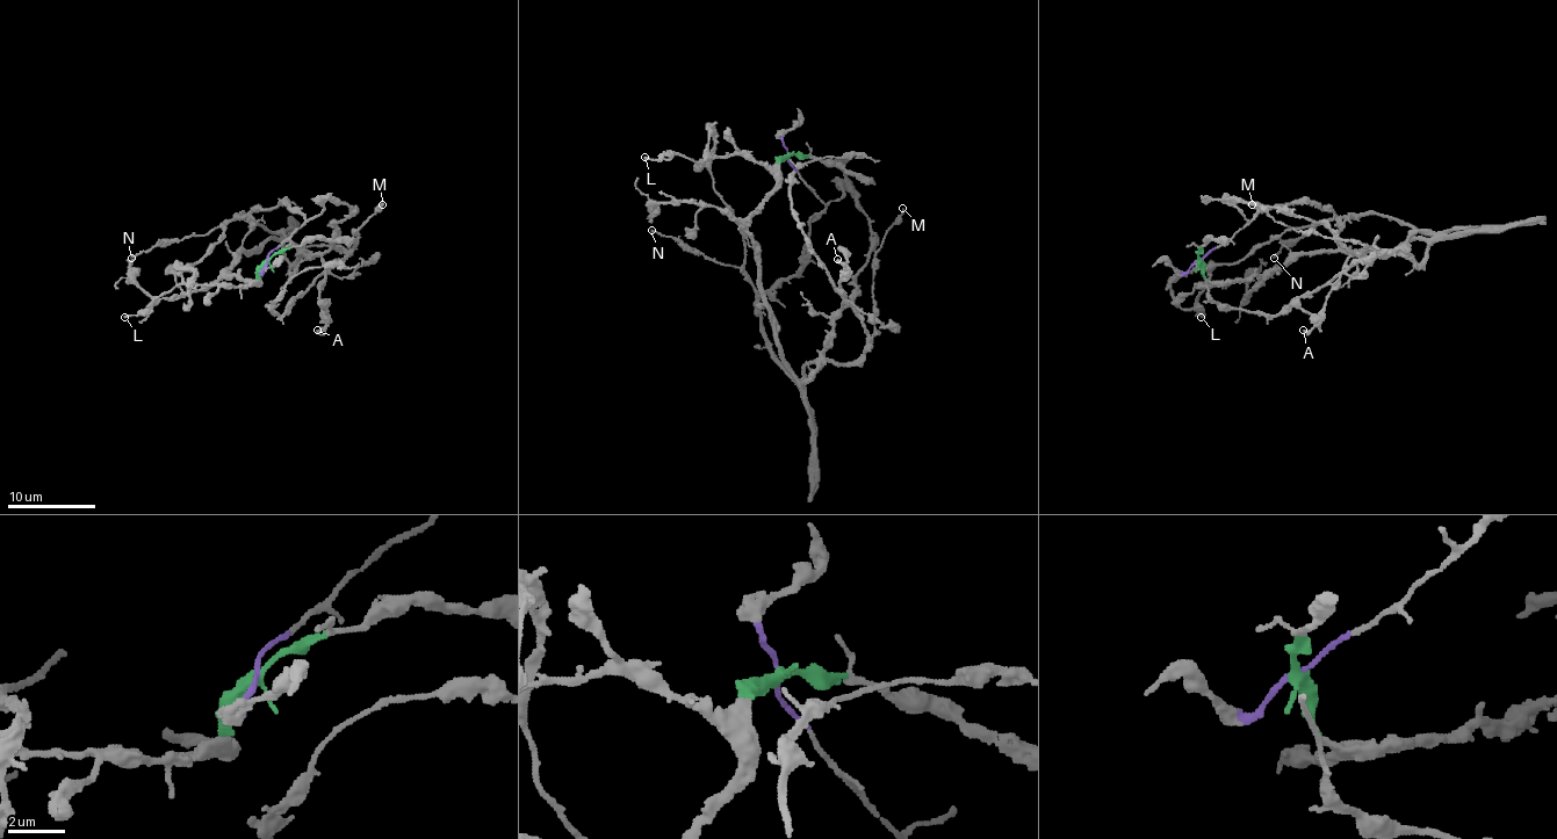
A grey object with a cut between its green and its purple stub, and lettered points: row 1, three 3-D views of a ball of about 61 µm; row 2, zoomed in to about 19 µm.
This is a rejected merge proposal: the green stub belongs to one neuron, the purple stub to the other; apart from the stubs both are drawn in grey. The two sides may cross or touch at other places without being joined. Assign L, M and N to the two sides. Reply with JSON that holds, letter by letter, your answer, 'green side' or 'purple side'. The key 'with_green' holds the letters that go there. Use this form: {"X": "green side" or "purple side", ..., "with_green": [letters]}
{"L": "green side", "M": "purple side", "N": "purple side", "with_green": ["L"]}

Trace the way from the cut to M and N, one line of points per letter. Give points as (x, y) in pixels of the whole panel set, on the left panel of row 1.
M: (268, 260), (303, 223), (286, 203), (251, 208), (238, 217), (300, 245), (350, 250), (383, 203)
N: (268, 260), (268, 254), (303, 223), (303, 217), (286, 203), (253, 208), (194, 237), (163, 238), (130, 258)

